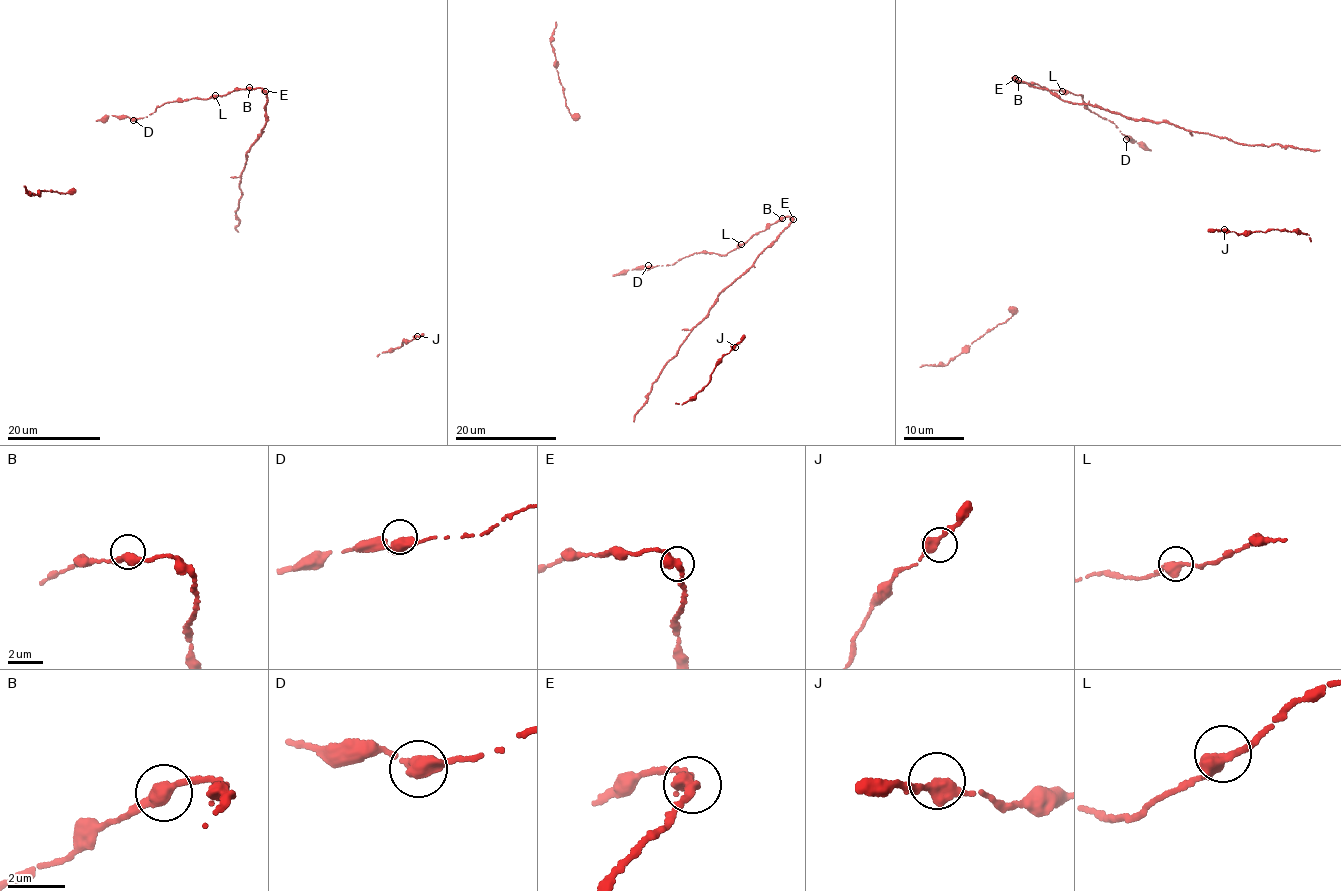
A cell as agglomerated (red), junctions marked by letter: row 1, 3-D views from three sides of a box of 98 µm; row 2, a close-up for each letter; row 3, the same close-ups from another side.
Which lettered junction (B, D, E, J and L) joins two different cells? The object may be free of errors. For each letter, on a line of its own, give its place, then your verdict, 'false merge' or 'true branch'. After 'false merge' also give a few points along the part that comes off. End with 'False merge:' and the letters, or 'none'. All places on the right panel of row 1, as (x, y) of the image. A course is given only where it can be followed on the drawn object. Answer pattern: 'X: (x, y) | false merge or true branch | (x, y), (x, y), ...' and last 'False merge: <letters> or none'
B: (1018, 80) | true branch
D: (1126, 139) | true branch
E: (1015, 78) | false merge | (1015, 78), (1047, 89), (1064, 100), (1090, 104), (1123, 117), (1168, 122), (1243, 144), (1293, 145), (1320, 150)
J: (1224, 229) | true branch
L: (1062, 91) | true branch
False merge: E

